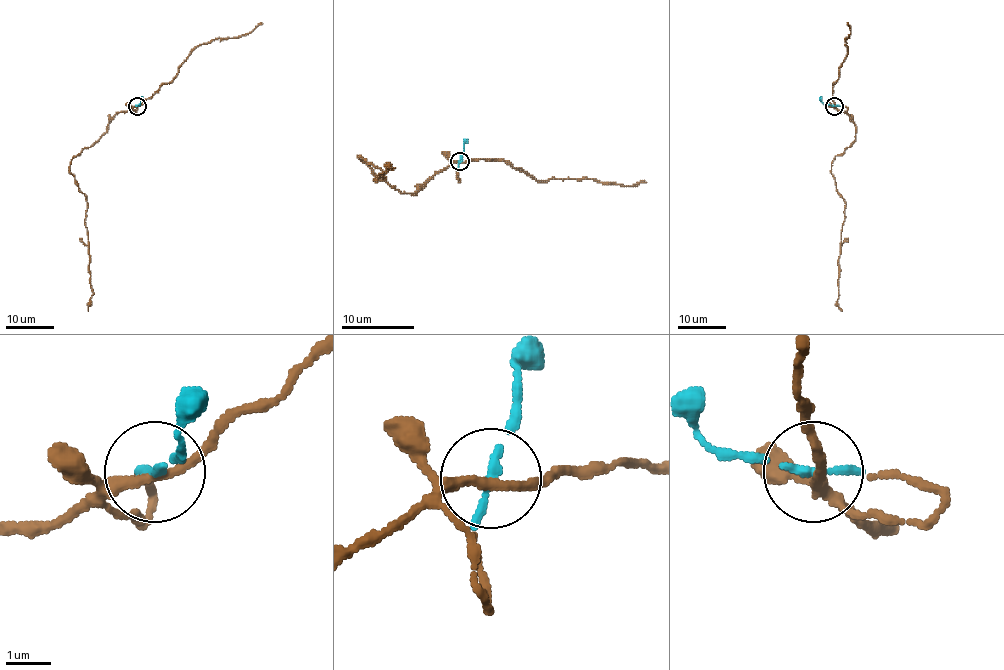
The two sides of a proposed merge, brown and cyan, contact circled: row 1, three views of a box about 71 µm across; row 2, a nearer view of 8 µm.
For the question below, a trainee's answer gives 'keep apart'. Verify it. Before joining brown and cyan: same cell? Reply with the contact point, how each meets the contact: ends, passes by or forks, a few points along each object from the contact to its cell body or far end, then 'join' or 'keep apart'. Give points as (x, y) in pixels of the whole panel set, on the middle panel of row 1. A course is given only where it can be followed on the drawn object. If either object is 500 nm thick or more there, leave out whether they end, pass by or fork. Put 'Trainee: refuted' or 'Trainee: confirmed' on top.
Trainee: refuted
(460, 161) | brown passes by | cyan ends | brown via (460, 161), (415, 193), (402, 193), (359, 157), (384, 179), (393, 168), (386, 173) | cyan via (460, 161), (467, 141) | join

